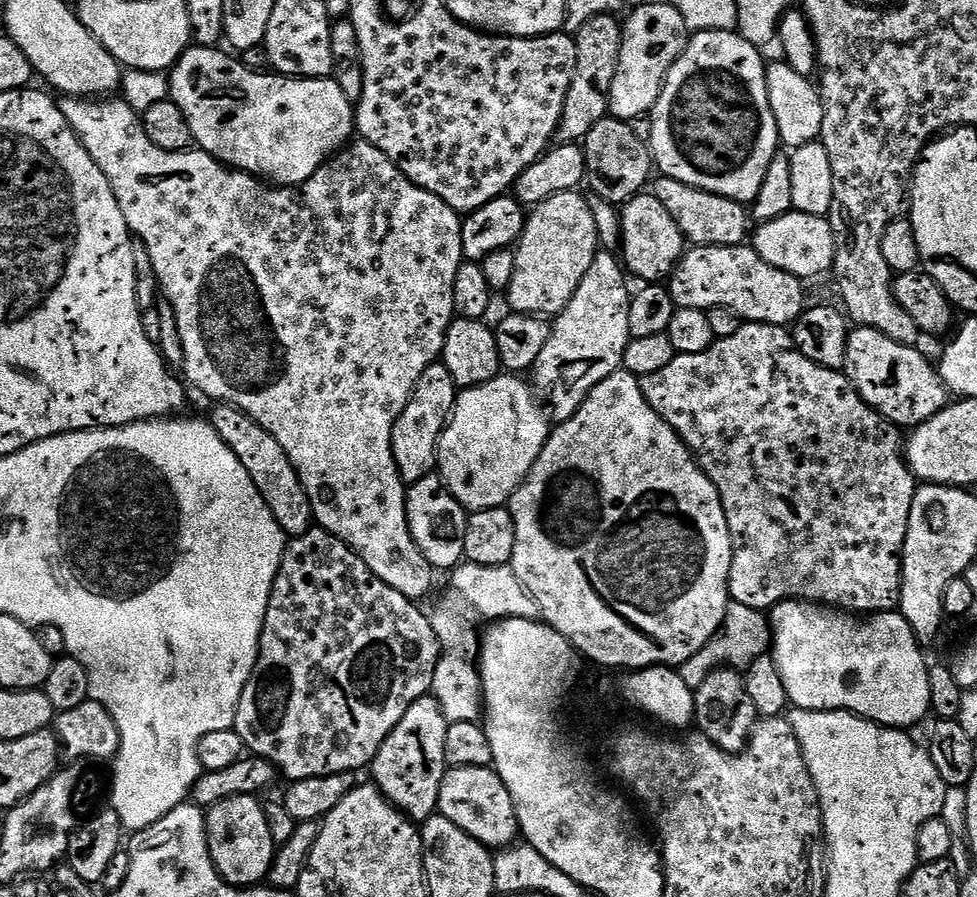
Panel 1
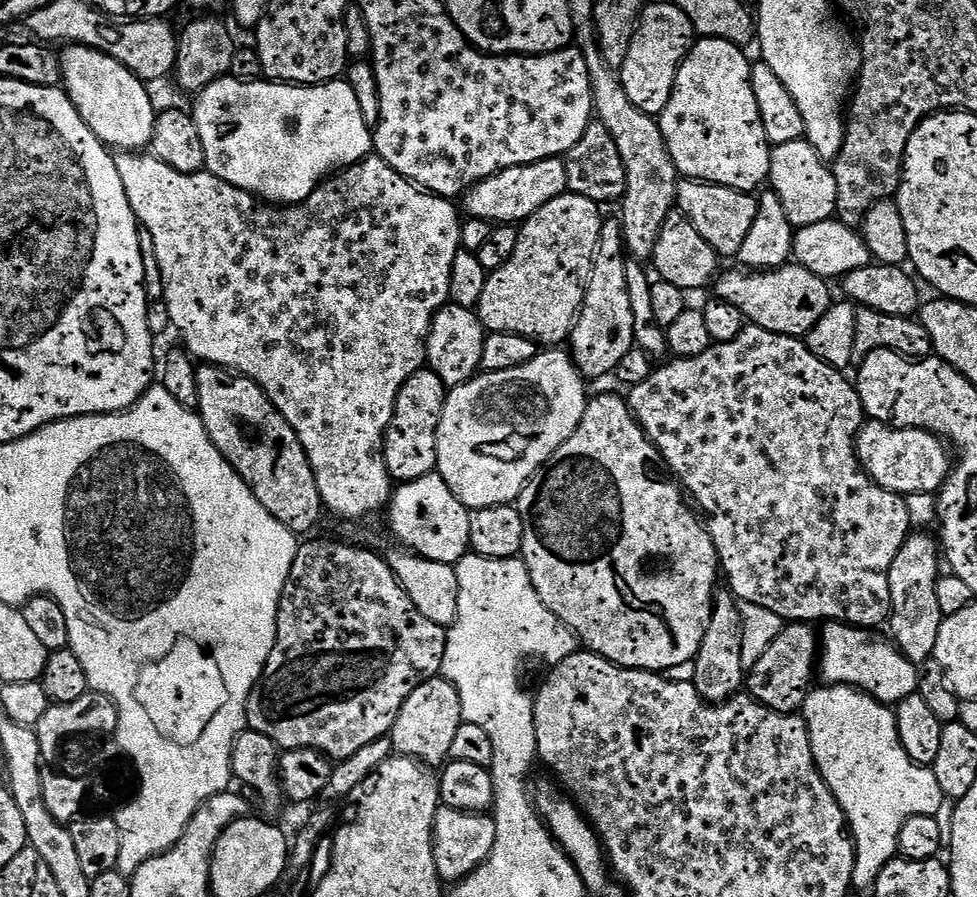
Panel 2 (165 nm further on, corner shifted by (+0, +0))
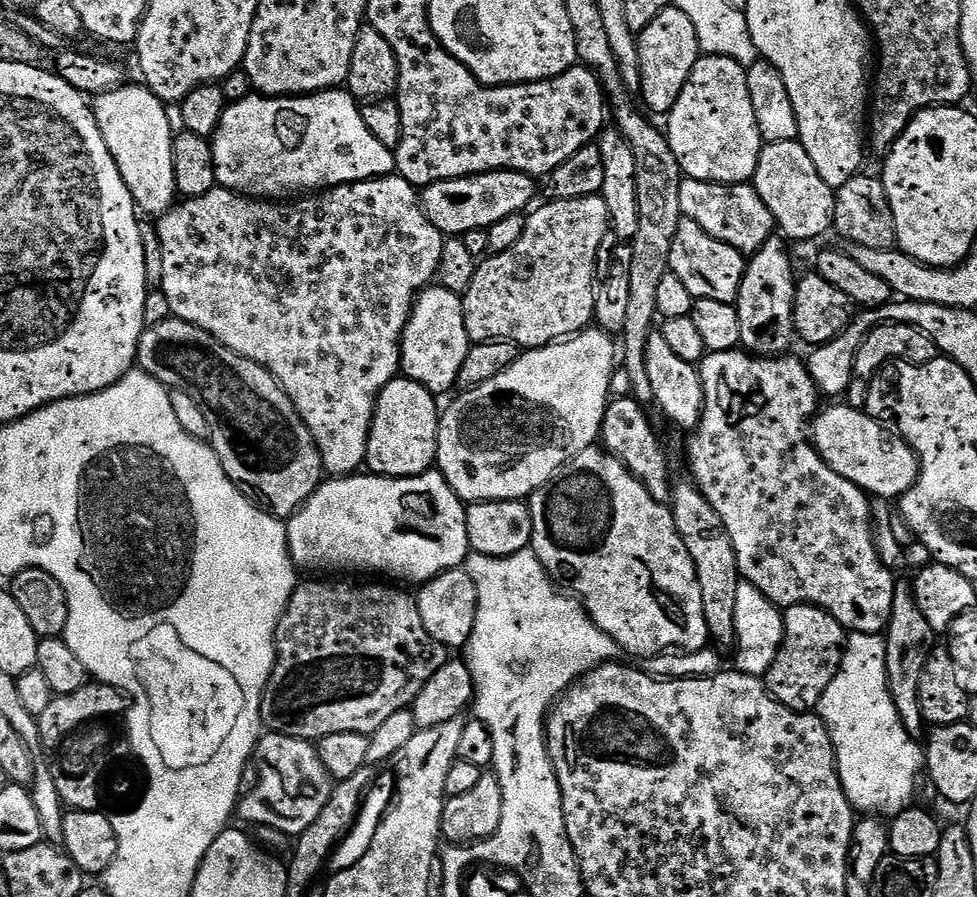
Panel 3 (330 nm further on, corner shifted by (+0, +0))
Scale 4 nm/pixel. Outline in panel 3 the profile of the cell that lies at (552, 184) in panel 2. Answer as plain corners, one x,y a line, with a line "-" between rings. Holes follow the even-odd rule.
483,172
453,180
434,182
423,189
422,203
426,218
448,238
462,238
468,231
487,229
502,218
521,215
536,196
537,181
525,172

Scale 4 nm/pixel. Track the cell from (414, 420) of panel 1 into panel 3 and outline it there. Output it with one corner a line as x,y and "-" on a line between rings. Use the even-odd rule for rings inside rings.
407,378
392,380
376,399
368,435
366,468
377,476
421,476
436,464
441,409
426,386

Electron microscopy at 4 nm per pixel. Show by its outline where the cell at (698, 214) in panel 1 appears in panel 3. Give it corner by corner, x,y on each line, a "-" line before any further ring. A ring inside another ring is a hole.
709,180
680,181
680,210
687,219
698,222
706,234
734,246
739,252
751,254
761,248
777,231
774,214
762,202
751,183
715,184

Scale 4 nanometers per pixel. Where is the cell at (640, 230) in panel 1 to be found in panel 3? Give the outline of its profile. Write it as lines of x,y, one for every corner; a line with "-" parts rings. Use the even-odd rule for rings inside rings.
681,218
678,222
678,234
674,234
674,246
670,246
668,266
671,272
678,274
678,278
682,278
693,301
713,300
735,304
736,295
742,286
746,256
734,246
706,234
706,230
698,226
698,222

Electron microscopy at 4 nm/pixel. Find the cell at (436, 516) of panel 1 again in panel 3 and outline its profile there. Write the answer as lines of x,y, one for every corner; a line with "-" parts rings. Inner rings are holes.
438,470
399,478
375,474
328,478
287,521
288,553
297,569
309,568
312,574
332,574
332,571
348,574
344,572
357,568
360,572
393,576
396,582
409,580
415,586
423,586
451,568
461,567
463,560
469,559
465,507
465,501
456,495

